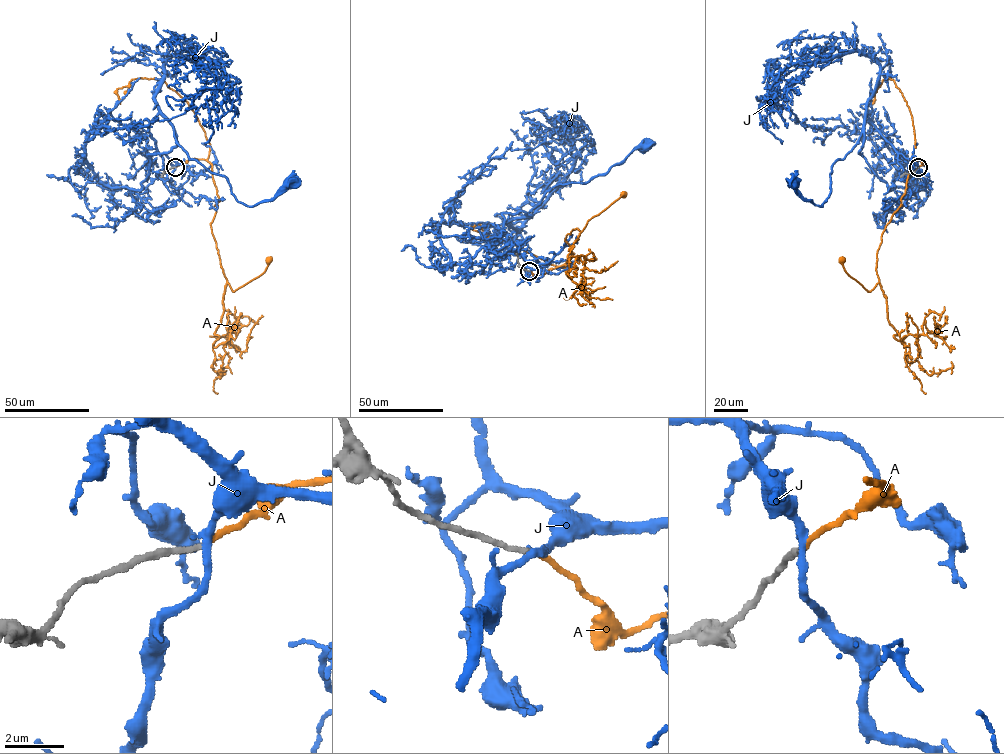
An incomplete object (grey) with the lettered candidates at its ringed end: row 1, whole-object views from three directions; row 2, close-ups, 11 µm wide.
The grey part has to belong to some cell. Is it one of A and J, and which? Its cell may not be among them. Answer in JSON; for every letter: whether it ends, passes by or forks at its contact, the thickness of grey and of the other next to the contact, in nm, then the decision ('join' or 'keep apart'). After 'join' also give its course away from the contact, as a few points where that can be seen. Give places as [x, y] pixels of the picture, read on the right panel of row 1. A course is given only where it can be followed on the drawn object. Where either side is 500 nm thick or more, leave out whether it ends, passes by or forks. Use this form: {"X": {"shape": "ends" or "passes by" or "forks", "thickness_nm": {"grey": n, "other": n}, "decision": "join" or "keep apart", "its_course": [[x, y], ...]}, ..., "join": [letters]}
{"A": {"shape": "ends", "thickness_nm": {"grey": 190, "other": 180}, "decision": "join", "its_course": [[918, 167], [922, 160], [914, 159], [901, 205], [881, 235], [873, 289], [850, 276], [842, 260]]}, "J": {"shape": "passes by", "thickness_nm": {"grey": 190, "other": 280}, "decision": "keep apart"}, "join": ["A"]}

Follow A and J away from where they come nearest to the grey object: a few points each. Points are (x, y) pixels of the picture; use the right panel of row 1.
A: (918, 167), (922, 160), (914, 159), (901, 205), (881, 235), (873, 289), (850, 276), (842, 260)
J: (918, 167), (895, 150), (867, 114), (858, 142), (831, 166), (830, 194), (821, 206), (806, 201), (794, 184)

